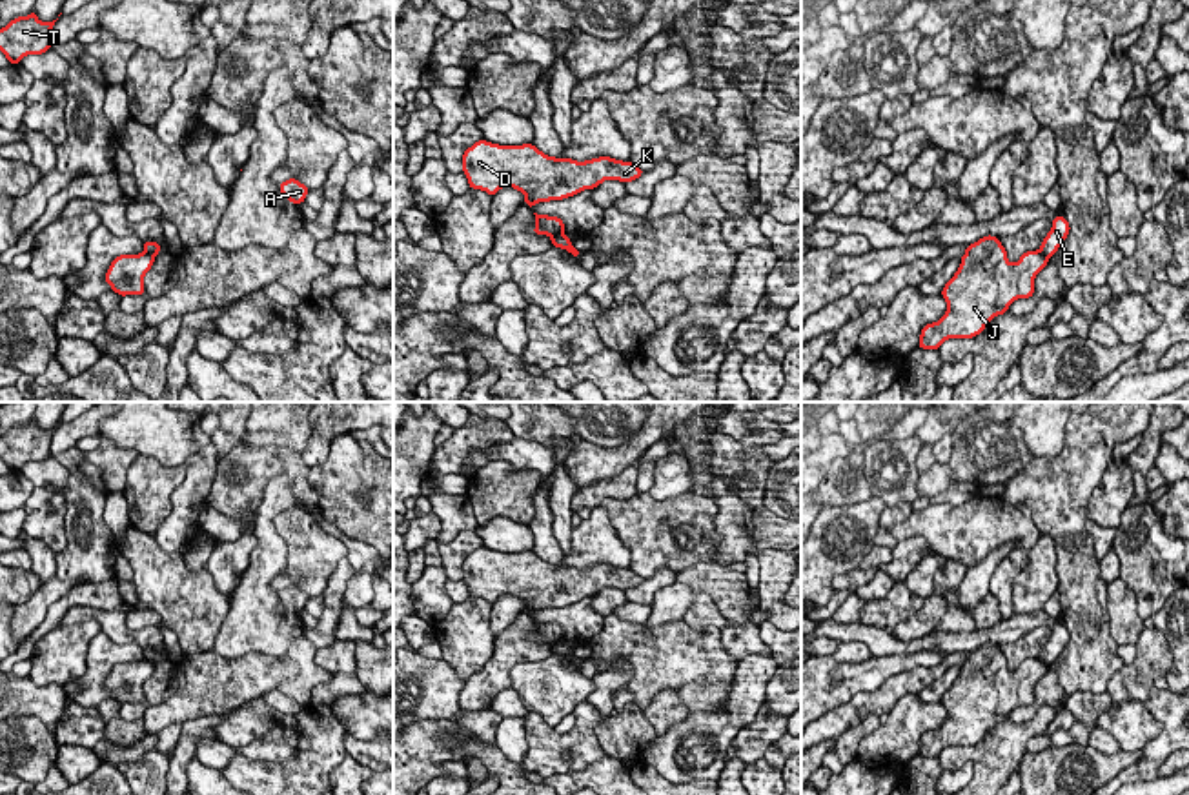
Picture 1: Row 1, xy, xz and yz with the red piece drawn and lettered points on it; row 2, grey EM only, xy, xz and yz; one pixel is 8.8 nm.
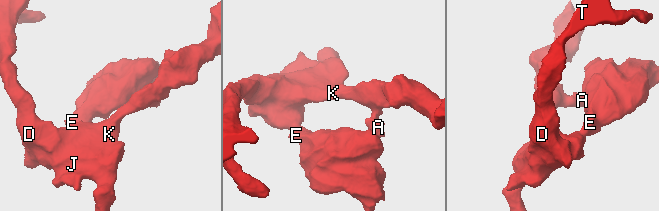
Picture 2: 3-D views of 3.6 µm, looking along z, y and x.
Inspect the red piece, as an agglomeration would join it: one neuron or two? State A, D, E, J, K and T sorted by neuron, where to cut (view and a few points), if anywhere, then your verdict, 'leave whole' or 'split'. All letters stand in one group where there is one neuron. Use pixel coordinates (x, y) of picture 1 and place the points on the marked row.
A D J K T / E; cut in xz along (563, 231), (552, 239); split

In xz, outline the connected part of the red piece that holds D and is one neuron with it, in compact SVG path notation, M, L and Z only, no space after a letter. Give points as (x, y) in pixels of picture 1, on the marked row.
M484 138L462 155L462 173L472 189L495 195L501 187L513 187L524 195L532 209L537 202L563 200L594 189L605 180L632 182L645 171L630 160L599 156L584 162L555 158L534 144L499 146Z

